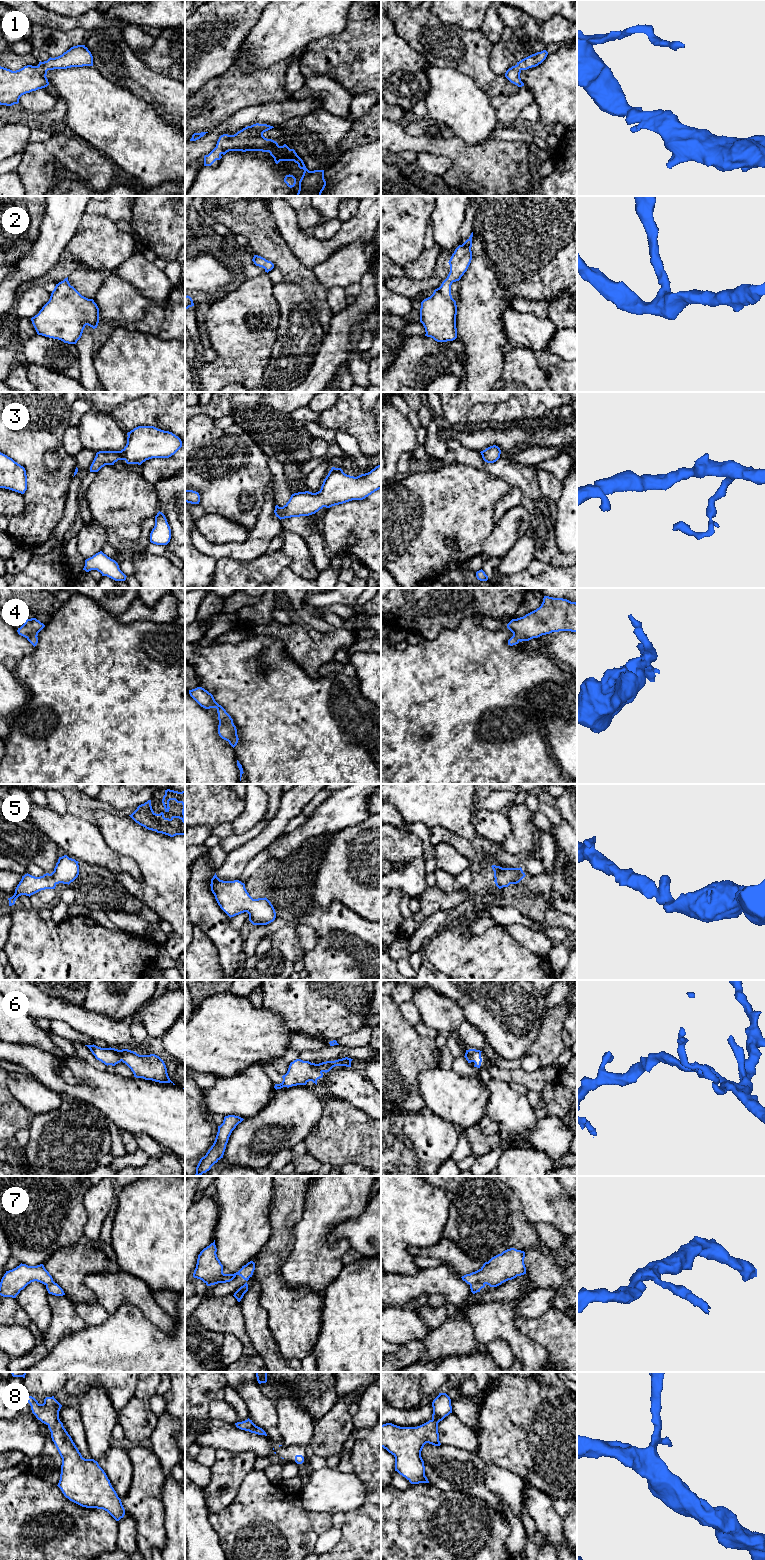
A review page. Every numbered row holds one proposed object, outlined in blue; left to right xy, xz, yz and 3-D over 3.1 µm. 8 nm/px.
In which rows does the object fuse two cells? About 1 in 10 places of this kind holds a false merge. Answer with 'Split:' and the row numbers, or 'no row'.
Split: 7

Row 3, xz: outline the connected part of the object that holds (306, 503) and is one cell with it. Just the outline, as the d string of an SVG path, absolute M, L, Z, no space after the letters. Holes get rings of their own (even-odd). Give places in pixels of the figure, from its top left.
M381 464L357 477L345 474L341 468L332 467L318 492L294 493L283 507L276 505L274 513L280 520L309 516L323 507L330 508L352 500L363 500L379 489Z

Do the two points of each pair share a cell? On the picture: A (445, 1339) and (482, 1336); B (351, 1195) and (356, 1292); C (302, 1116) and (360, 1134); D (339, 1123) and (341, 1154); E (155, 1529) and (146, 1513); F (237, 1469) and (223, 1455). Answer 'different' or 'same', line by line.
A: different
B: different
C: different
D: same
E: same
F: same

